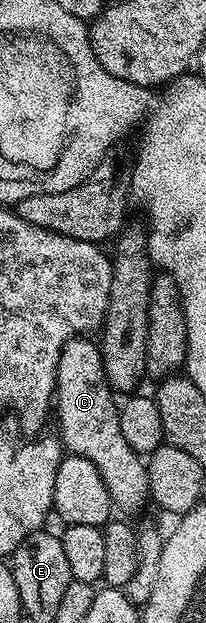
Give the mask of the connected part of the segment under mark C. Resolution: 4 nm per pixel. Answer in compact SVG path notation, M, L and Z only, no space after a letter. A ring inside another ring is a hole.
M80 336L69 340L65 344L65 348L61 352L61 360L57 364L57 380L55 381L55 397L54 405L59 410L59 432L60 441L63 443L64 451L67 454L76 454L77 456L85 456L85 460L89 460L93 464L93 468L97 468L97 472L101 472L101 480L105 480L105 488L109 488L109 496L111 497L111 505L116 511L124 510L125 513L131 514L134 510L139 510L143 505L149 502L149 476L147 475L147 463L137 452L133 452L133 448L129 448L129 443L125 441L125 436L121 436L121 424L119 423L119 406L117 405L116 395L113 393L111 385L107 383L105 376L105 364L103 363L103 352L98 341L90 342L92 339L87 336Z

